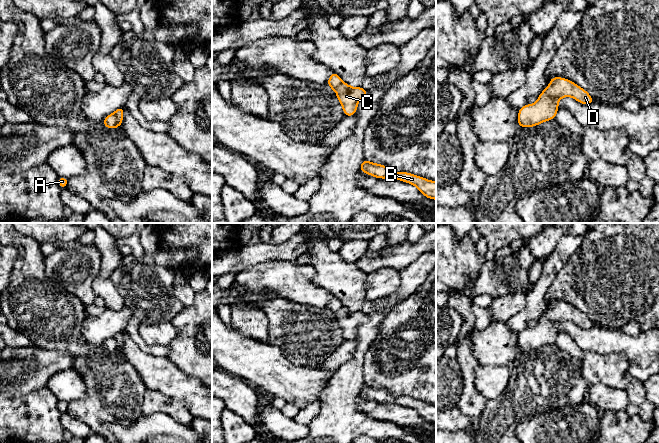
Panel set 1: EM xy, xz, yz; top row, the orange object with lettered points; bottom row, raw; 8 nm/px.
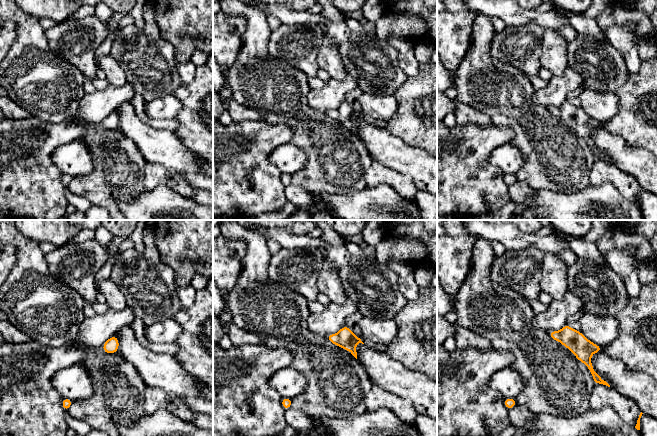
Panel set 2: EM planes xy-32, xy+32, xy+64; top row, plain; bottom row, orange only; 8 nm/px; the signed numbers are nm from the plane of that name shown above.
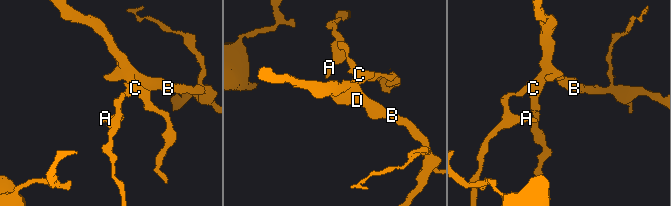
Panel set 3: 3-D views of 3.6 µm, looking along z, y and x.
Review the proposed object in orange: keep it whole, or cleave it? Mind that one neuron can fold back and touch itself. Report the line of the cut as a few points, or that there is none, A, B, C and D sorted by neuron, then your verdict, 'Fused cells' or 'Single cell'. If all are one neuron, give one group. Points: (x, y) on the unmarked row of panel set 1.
Split along xy (113, 337), (119, 350). Groups: A / B C D. Fused cells

